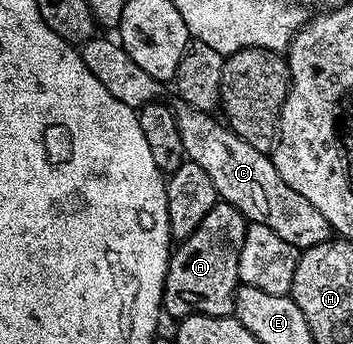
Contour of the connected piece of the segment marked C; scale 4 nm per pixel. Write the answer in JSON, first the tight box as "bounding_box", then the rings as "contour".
{"bounding_box":[174,101,333,250],"contour":[[[178,101],[174,105],[176,126],[186,159],[203,168],[215,185],[218,199],[235,206],[246,221],[265,225],[293,248],[304,250],[332,237],[333,231],[323,214],[303,194],[292,190],[275,170],[272,157],[243,142],[224,123],[215,122],[212,113]]]}

